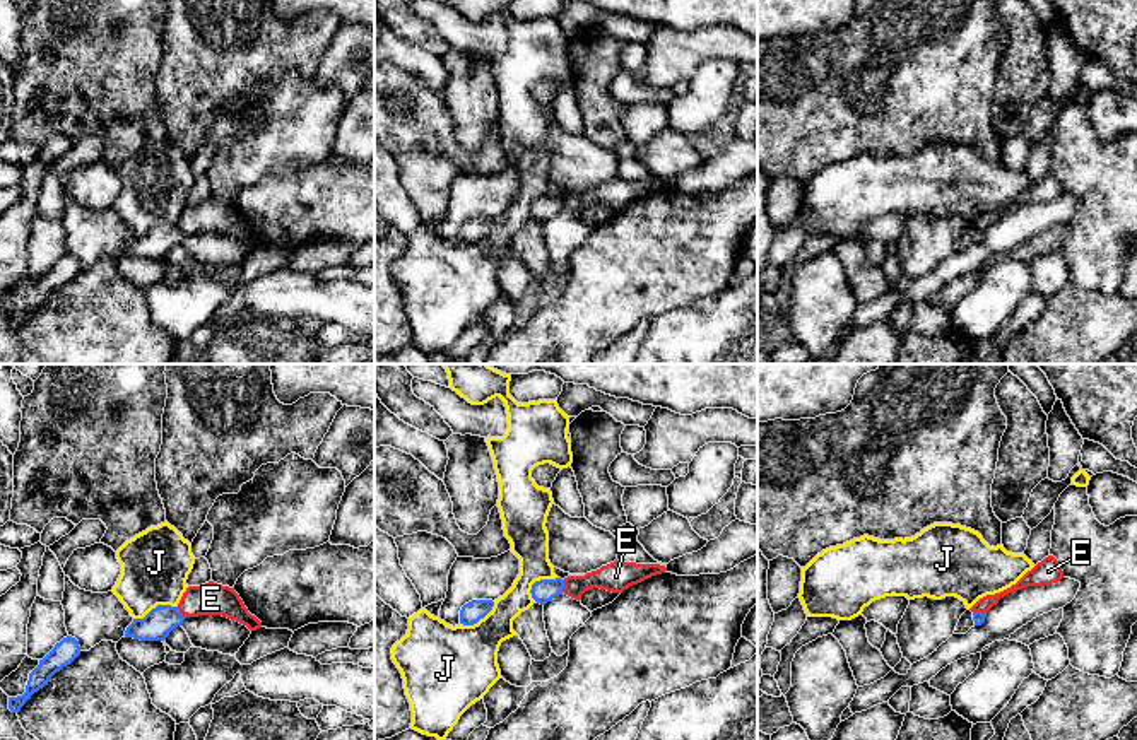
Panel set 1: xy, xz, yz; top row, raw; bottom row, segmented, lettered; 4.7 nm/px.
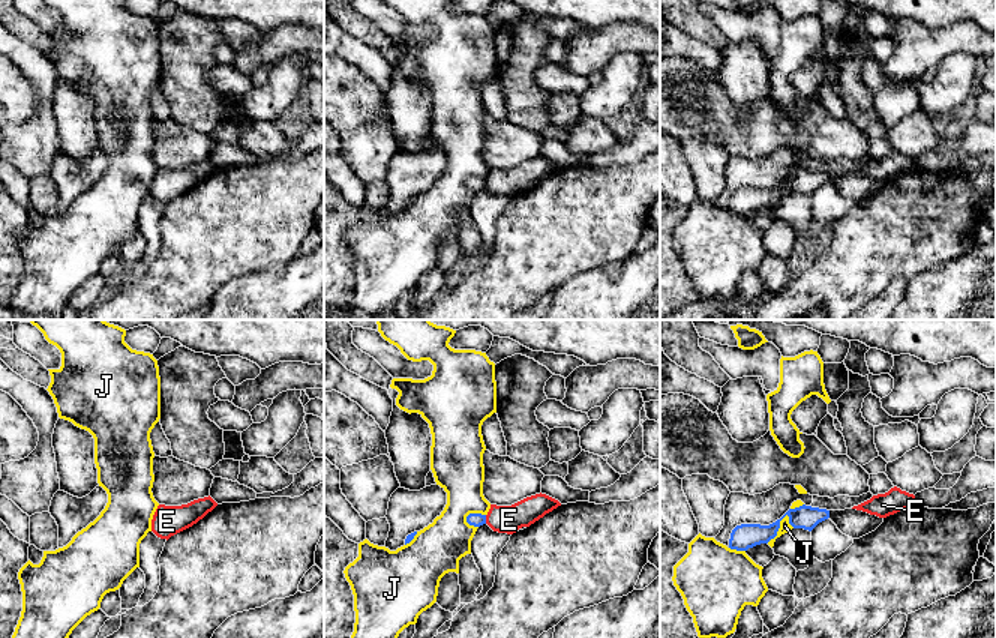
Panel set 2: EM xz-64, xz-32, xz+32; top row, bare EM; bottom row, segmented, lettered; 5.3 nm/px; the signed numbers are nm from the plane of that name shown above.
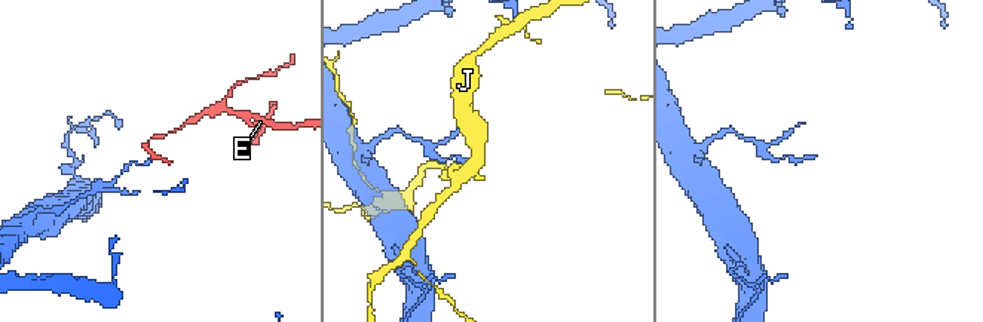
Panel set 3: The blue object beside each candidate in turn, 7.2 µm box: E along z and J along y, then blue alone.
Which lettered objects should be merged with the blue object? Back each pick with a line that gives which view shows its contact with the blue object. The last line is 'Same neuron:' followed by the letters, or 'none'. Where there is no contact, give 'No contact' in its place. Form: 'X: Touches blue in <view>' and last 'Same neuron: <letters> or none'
Same neuron: none

